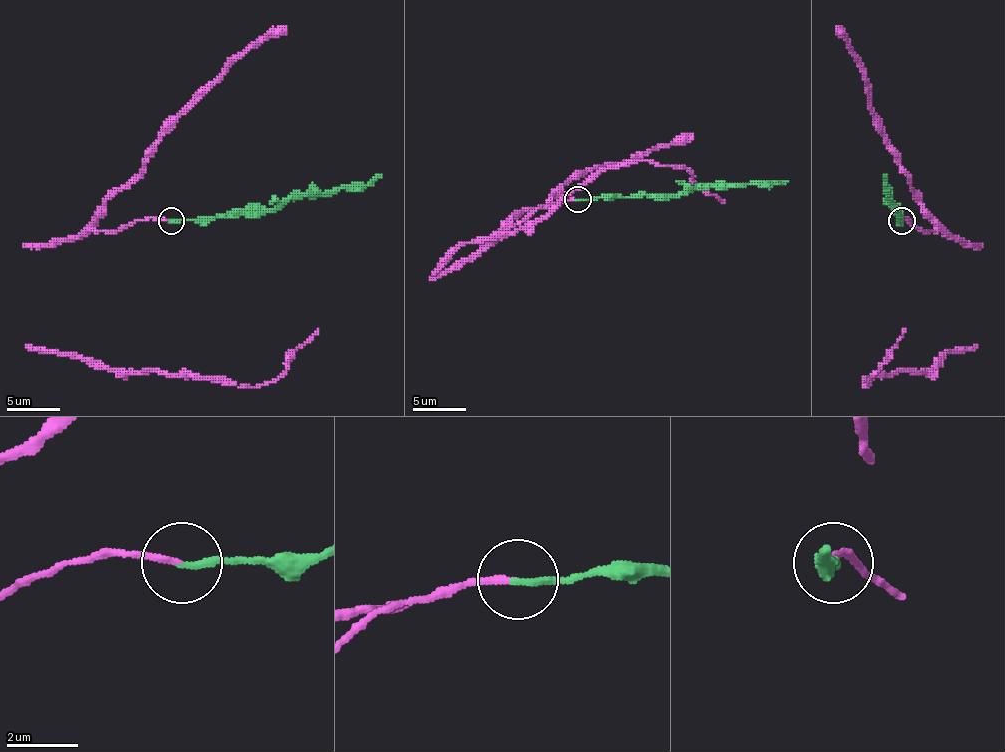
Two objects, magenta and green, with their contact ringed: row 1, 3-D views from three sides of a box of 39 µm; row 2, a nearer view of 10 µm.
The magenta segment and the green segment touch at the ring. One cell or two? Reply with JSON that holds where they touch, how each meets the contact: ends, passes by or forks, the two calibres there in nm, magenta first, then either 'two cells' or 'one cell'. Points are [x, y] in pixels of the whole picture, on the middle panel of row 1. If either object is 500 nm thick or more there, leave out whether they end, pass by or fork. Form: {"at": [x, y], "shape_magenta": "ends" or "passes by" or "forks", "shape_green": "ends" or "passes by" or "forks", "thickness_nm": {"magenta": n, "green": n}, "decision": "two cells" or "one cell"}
{"at": [577, 199], "shape_magenta": "ends", "shape_green": "ends", "thickness_nm": {"magenta": 160, "green": 220}, "decision": "one cell"}

